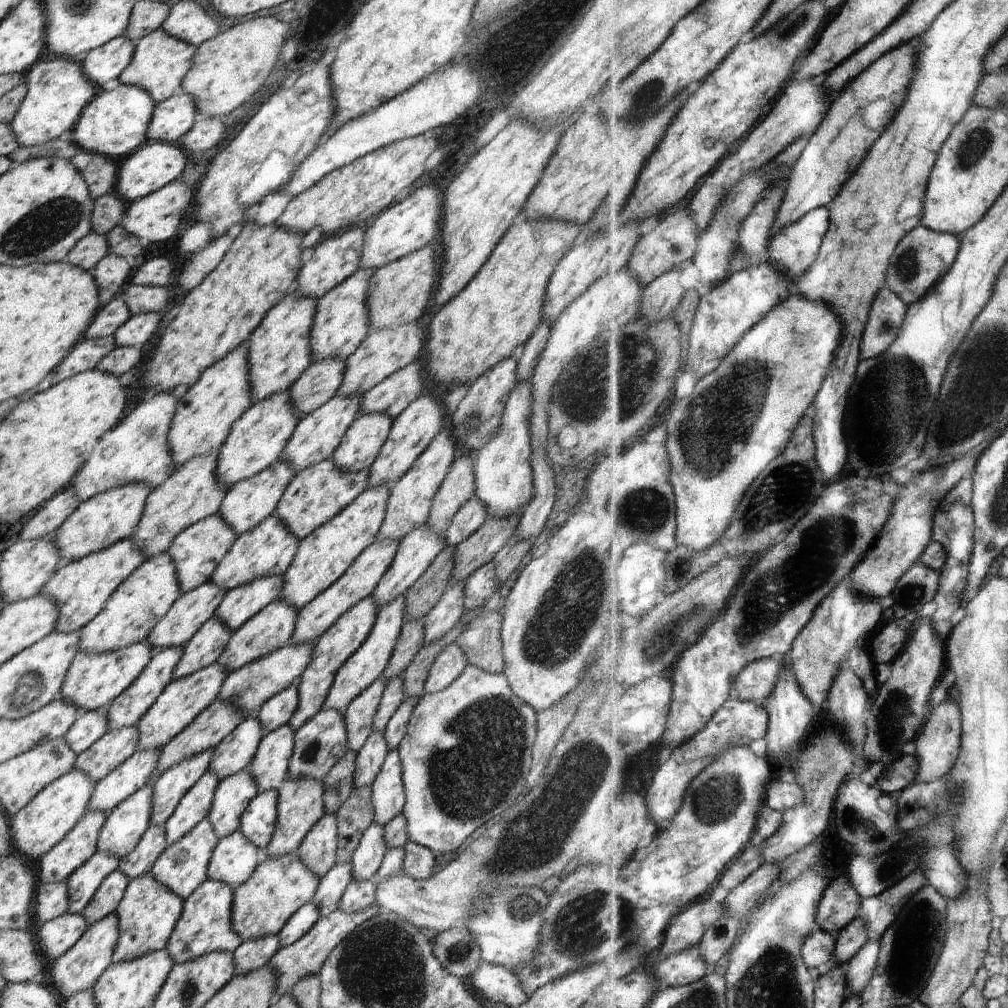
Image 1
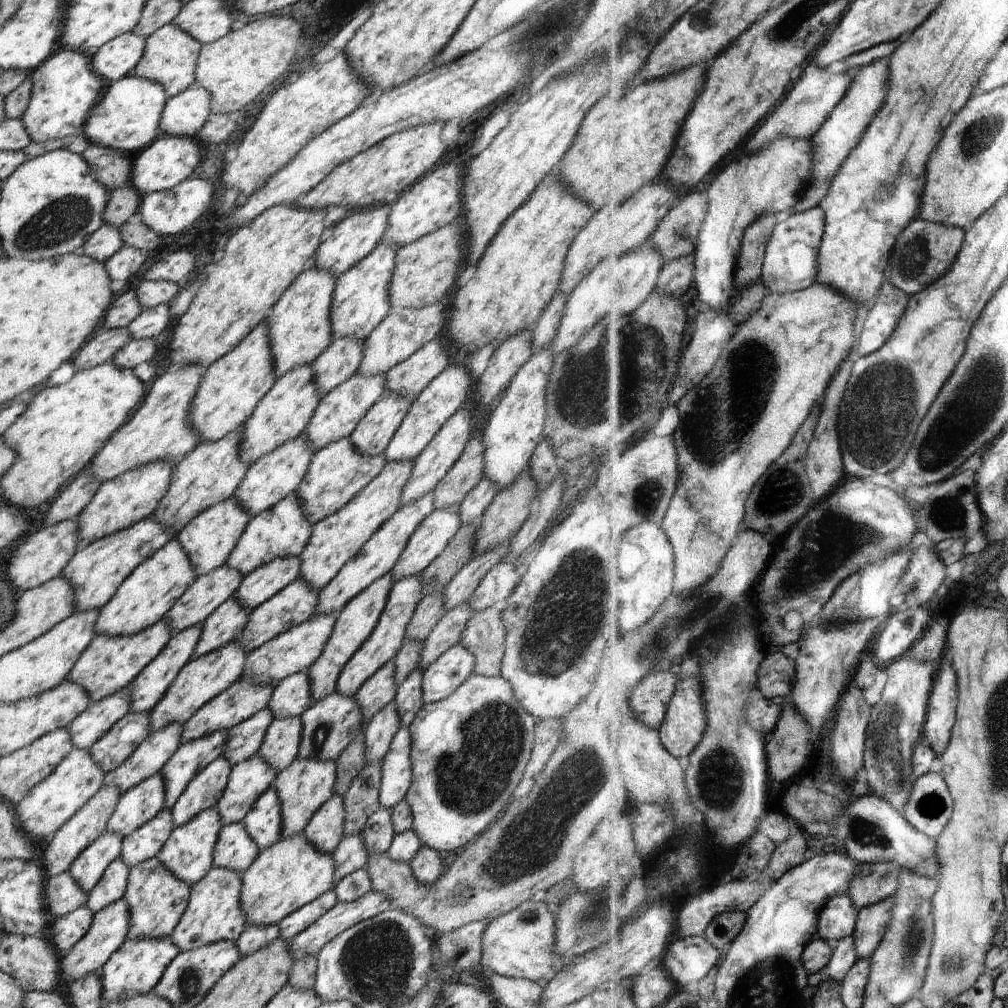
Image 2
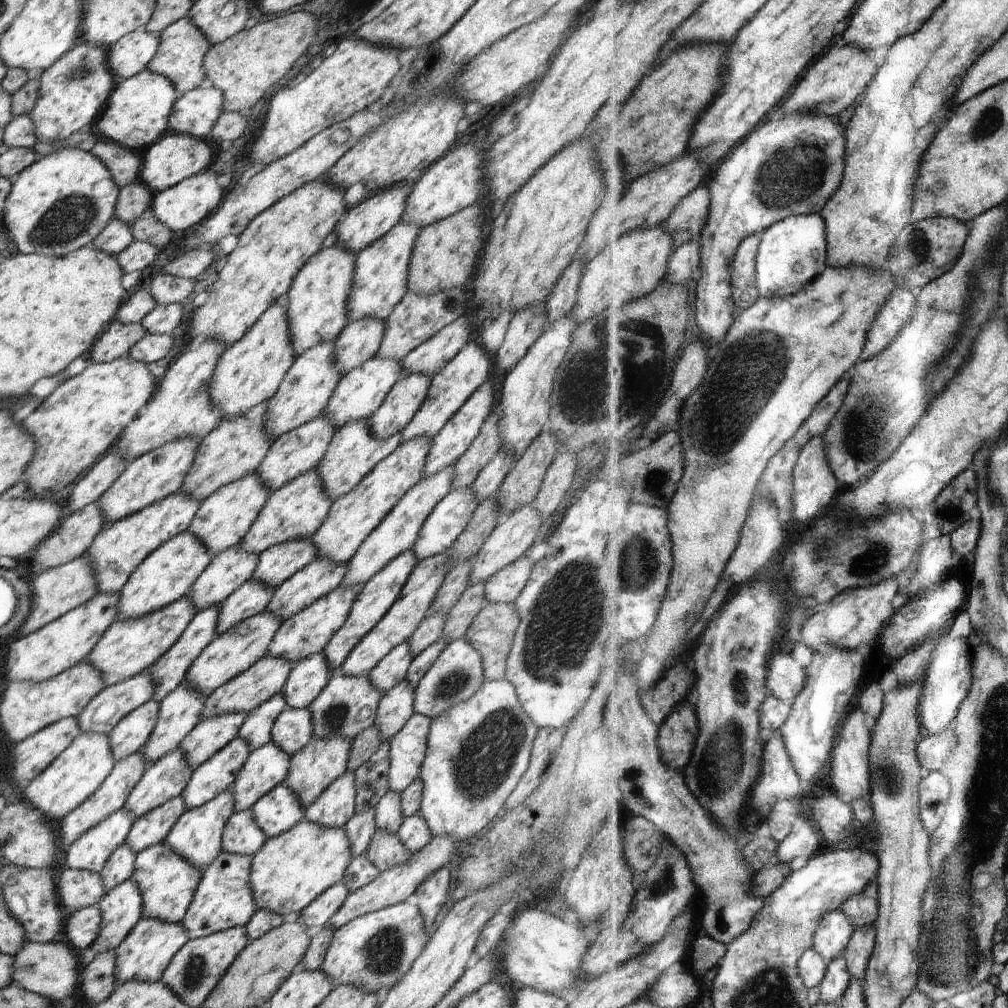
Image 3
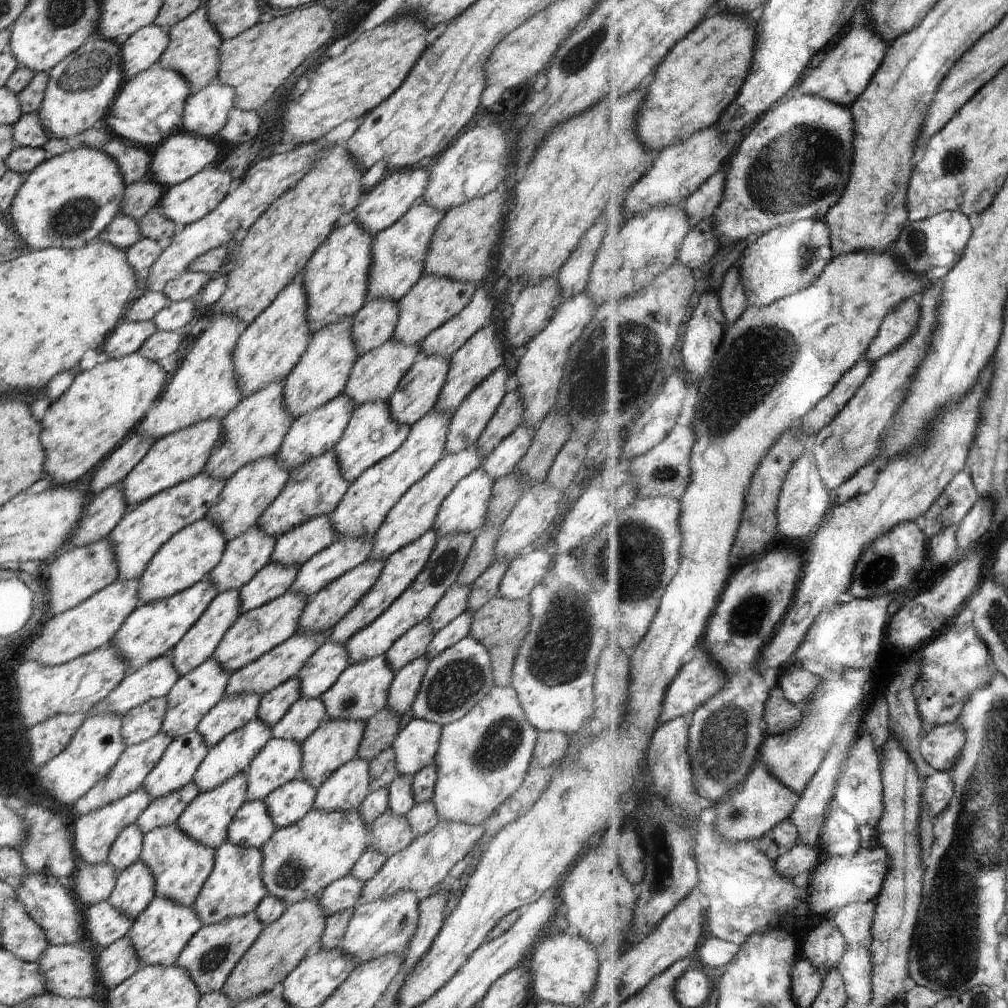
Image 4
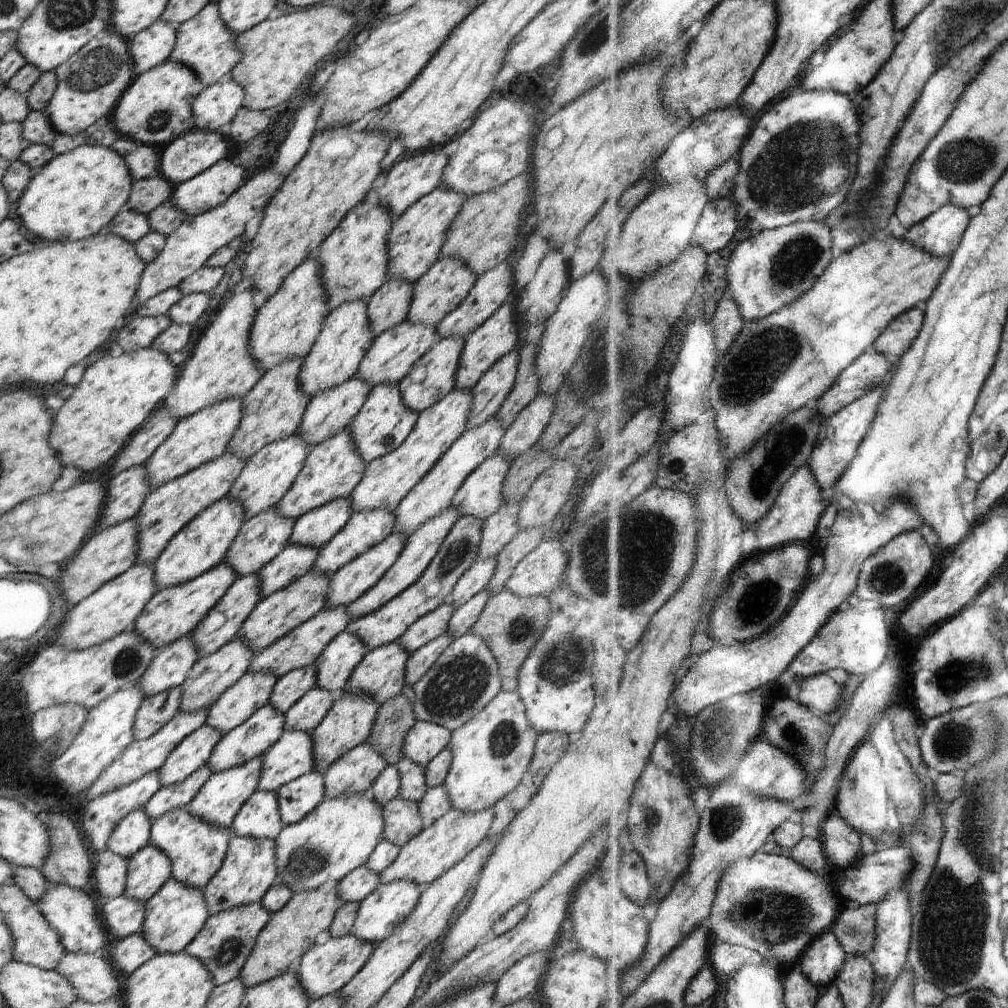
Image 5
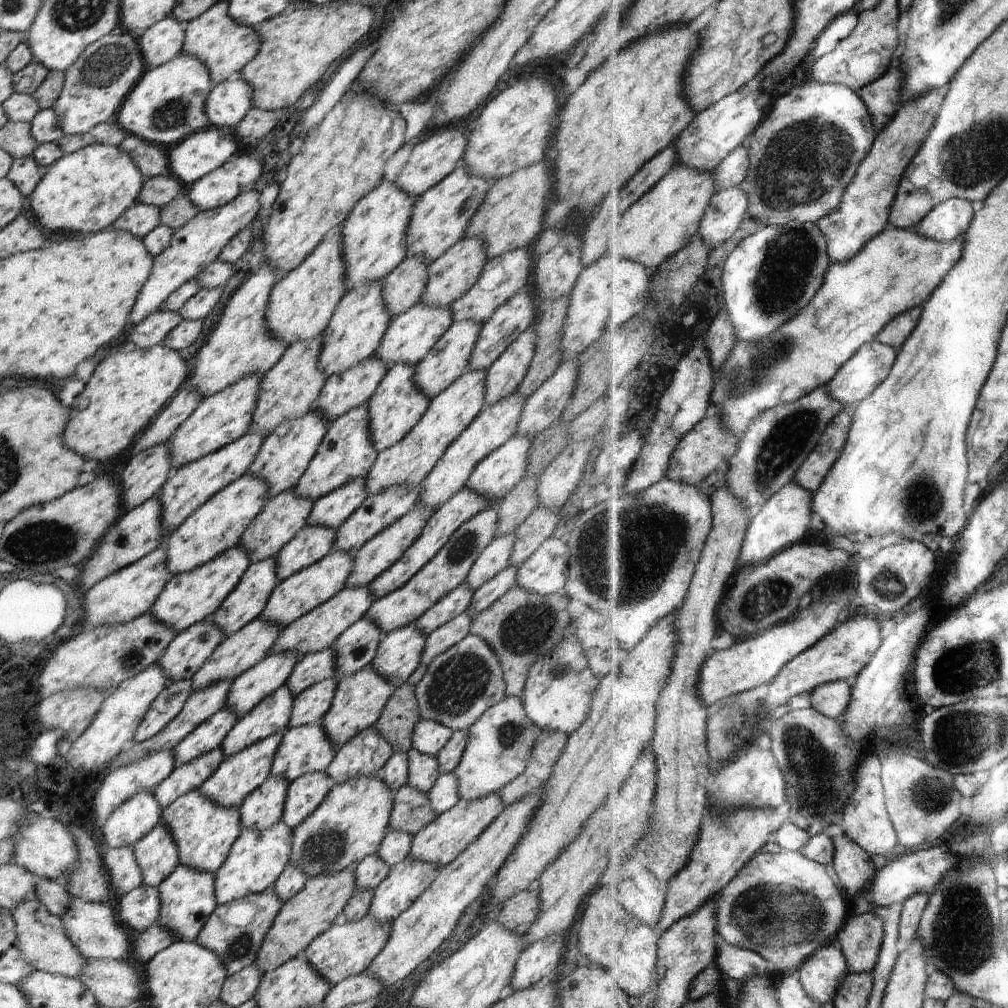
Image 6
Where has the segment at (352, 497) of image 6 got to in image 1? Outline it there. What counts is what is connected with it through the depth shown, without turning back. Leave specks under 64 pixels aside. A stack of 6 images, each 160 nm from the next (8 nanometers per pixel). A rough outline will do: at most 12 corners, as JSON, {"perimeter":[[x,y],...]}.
{"perimeter":[[283,575],[229,590],[215,610],[232,633],[278,600]]}

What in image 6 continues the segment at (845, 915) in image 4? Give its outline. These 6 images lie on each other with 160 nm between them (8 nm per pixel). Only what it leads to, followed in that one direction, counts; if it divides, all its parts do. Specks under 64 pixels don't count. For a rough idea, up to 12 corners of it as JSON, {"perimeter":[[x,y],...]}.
{"perimeter":[[874,911],[840,934],[852,972],[872,972],[885,939]]}

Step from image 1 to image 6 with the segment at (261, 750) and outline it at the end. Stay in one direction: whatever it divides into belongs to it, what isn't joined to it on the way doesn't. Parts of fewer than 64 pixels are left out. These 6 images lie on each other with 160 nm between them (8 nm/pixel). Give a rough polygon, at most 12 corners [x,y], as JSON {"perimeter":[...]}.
{"perimeter":[[326,679],[293,700],[288,728],[320,722],[338,682]]}

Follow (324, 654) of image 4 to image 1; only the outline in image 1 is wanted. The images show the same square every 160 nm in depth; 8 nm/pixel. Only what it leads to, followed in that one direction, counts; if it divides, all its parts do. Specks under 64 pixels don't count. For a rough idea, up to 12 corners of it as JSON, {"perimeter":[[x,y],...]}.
{"perimeter":[[296,682],[256,714],[266,734],[289,724],[298,706]]}

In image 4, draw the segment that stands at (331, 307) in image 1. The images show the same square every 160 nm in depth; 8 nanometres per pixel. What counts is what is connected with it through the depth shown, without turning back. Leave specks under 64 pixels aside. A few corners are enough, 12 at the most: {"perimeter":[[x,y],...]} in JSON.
{"perimeter":[[424,202],[370,247],[365,302],[397,303],[423,277],[446,211]]}

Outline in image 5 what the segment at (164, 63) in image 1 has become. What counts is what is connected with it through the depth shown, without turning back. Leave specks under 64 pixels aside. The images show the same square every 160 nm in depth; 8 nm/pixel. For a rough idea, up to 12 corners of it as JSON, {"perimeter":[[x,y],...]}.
{"perimeter":[[214,1],[177,26],[171,60],[204,88],[241,59]]}

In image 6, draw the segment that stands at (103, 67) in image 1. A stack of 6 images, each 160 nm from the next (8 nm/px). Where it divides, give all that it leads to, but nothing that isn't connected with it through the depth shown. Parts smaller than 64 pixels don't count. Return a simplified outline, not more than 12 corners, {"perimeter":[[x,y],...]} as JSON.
{"perimeter":[[163,18],[140,35],[146,68],[182,54],[183,24]]}

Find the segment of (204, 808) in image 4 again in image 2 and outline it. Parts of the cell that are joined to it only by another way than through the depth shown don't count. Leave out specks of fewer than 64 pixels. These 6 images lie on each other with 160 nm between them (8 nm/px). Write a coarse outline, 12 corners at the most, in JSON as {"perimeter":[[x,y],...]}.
{"perimeter":[[215,808],[173,829],[156,858],[192,886],[212,868]]}

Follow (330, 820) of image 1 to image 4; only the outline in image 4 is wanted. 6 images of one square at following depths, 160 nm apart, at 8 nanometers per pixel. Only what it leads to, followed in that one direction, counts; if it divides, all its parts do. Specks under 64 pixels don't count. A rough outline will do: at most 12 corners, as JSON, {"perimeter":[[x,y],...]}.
{"perimeter":[[356,757],[317,788],[314,811],[357,811],[369,761]]}

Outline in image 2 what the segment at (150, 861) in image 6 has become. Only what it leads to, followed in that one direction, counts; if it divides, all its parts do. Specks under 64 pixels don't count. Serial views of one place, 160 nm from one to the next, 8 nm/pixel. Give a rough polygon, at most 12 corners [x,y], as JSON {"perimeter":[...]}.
{"perimeter":[[124,897],[95,912],[93,923],[61,954],[61,980],[100,972],[127,940]]}

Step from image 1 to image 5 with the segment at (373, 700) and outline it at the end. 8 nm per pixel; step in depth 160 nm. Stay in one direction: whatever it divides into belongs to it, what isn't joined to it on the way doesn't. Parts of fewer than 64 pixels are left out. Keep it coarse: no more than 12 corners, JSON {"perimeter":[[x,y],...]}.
{"perimeter":[[442,603],[411,624],[397,642],[411,655],[447,632],[455,610]]}

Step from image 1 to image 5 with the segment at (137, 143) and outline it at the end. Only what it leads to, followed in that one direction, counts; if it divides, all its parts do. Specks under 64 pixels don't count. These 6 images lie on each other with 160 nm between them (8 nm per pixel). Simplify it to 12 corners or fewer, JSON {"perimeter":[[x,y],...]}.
{"perimeter":[[170,60],[136,75],[111,119],[150,146],[196,129],[204,88]]}

